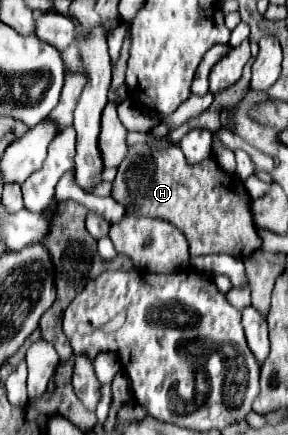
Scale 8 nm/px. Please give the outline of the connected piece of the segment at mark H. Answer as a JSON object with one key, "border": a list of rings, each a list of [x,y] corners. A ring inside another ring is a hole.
{"border":[[[136,144],[128,148],[126,158],[118,166],[112,198],[124,204],[130,214],[160,218],[174,224],[186,236],[190,256],[224,252],[246,258],[260,248],[260,238],[254,230],[250,196],[244,194],[244,190],[244,182],[224,172],[214,158],[190,166],[176,146],[158,152],[150,146]]]}

